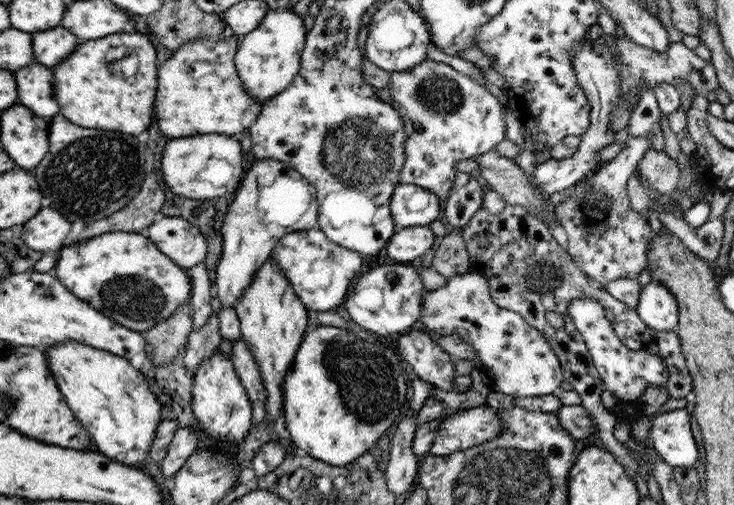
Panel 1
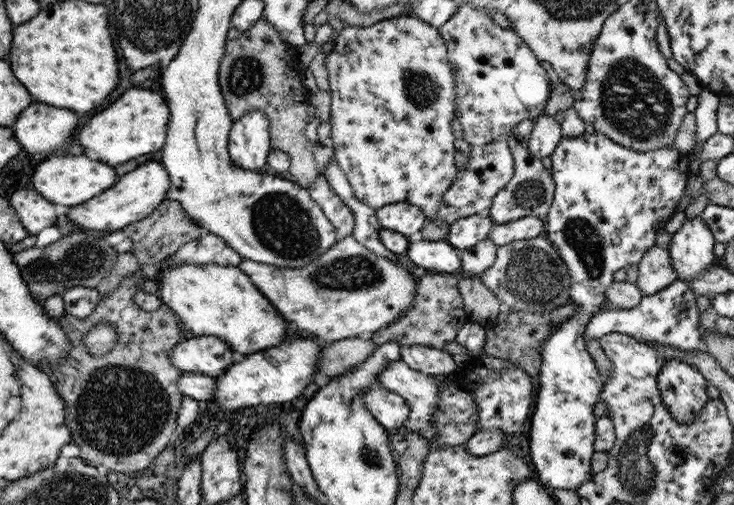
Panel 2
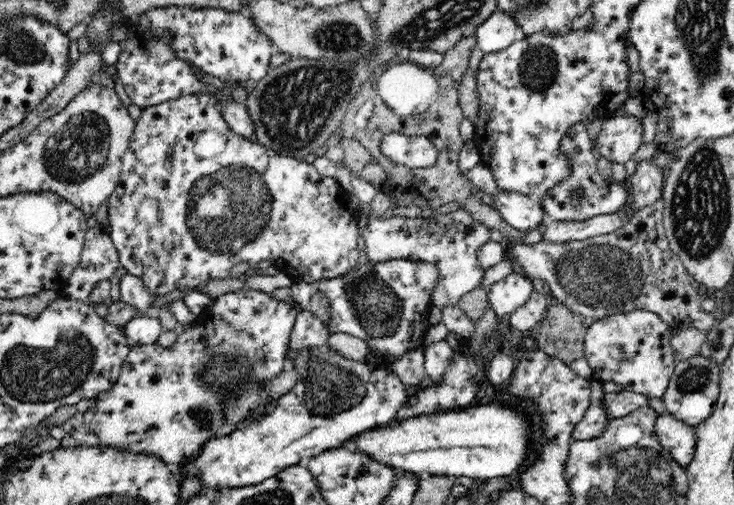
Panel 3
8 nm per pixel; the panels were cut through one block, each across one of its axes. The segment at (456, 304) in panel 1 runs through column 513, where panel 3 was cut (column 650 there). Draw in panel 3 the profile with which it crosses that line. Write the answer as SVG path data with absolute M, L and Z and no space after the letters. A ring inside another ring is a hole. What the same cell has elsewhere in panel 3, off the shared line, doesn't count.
M636 309L604 316L589 325L585 337L585 358L597 379L620 384L623 390L663 399L677 366L671 348L675 331L656 313Z

